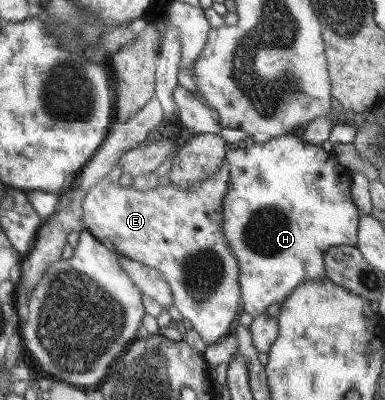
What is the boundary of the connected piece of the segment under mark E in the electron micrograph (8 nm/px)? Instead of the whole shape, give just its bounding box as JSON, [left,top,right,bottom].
[83,160,241,346]

